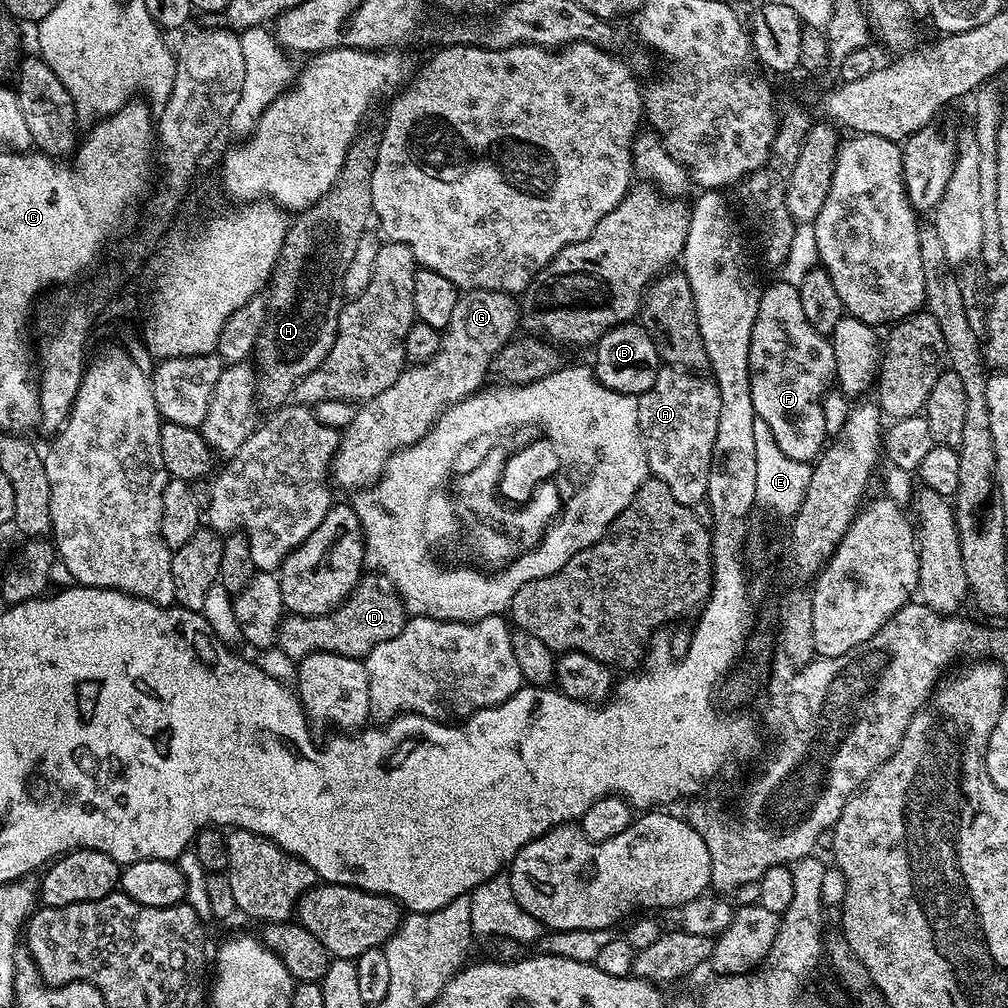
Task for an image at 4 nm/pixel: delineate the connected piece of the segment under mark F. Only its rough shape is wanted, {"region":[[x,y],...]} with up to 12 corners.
{"region":[[799,287],[760,293],[750,394],[786,458],[829,437],[831,339]]}

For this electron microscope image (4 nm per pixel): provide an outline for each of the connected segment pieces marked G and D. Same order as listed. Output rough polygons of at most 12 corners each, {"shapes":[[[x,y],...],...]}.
{"shapes":[[[465,291],[438,354],[363,401],[332,460],[371,488],[395,452],[480,391],[521,316]],[[368,574],[321,616],[285,615],[278,648],[364,660],[409,619]]]}

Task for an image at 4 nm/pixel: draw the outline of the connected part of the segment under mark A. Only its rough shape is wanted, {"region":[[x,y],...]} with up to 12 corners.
{"region":[[661,367],[638,396],[648,471],[689,506],[708,495],[715,380]]}

